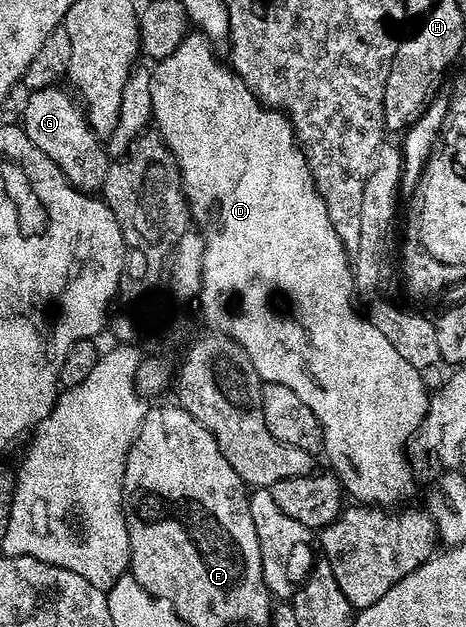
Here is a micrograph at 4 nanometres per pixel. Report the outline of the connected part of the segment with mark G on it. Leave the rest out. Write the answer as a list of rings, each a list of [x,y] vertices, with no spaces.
[[[61,87],[35,89],[28,94],[25,110],[21,113],[19,124],[25,130],[27,139],[63,171],[63,175],[73,186],[83,193],[96,194],[103,187],[103,179],[107,179],[107,171],[111,157],[105,154],[101,146],[102,138],[93,132],[78,98],[72,92],[64,93]]]

